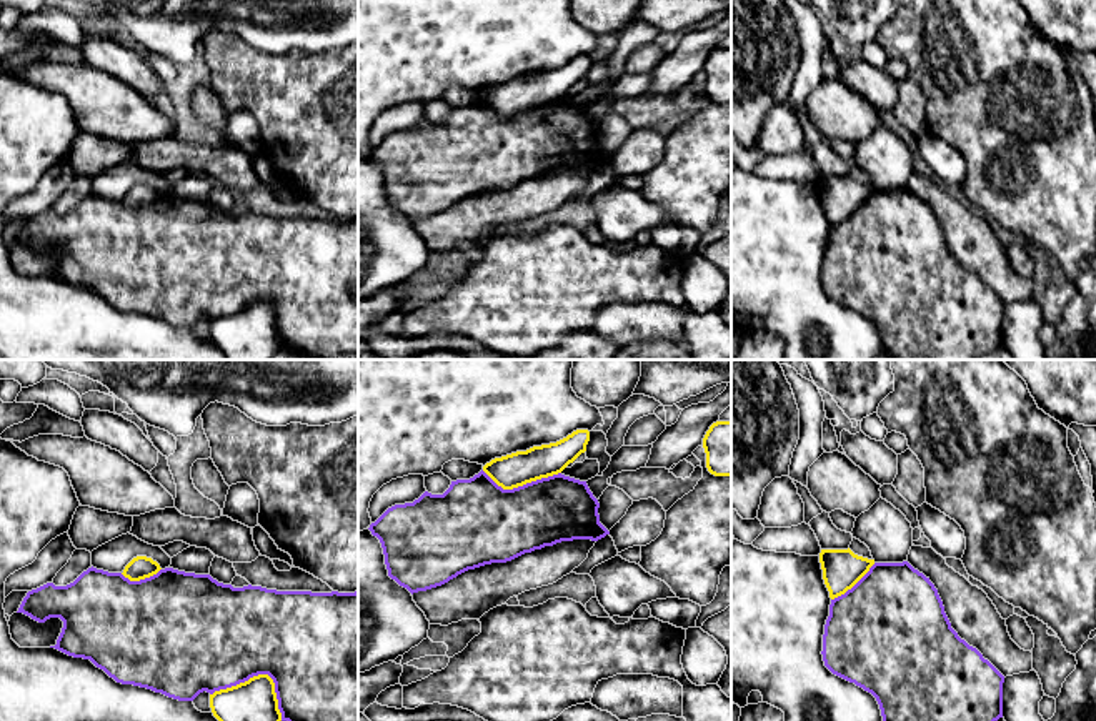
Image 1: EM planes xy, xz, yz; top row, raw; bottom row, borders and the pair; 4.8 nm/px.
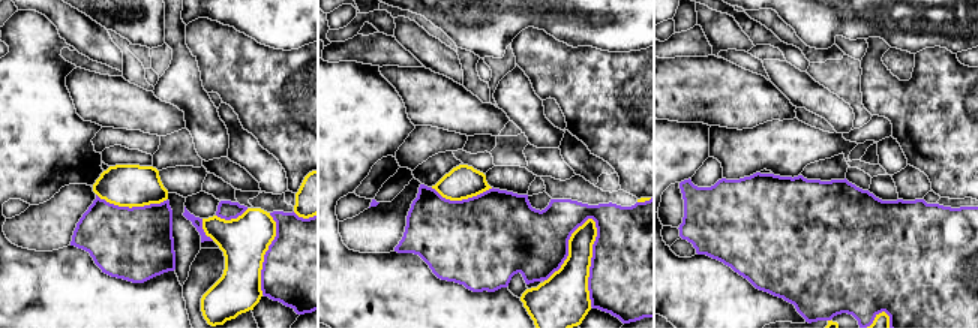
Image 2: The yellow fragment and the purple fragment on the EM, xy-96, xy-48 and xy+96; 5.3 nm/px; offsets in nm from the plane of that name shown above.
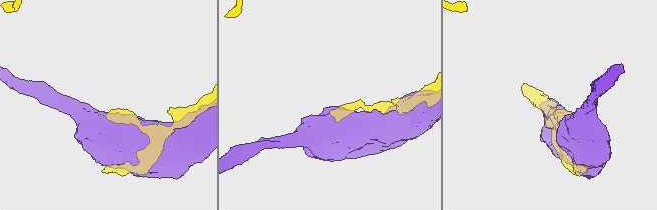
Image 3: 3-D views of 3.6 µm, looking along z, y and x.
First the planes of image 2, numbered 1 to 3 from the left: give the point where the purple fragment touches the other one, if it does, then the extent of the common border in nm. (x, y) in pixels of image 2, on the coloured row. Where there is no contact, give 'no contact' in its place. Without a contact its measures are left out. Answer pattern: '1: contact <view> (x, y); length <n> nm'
1: contact xy-96 (264, 253); length 440 nm
2: contact xy-48 (590, 261); length 480 nm
3: contact xy+96 (876, 316); length 150 nm

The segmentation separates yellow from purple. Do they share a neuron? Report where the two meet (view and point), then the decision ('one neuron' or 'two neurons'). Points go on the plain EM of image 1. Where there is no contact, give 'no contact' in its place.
xy (262, 302) | two neurons

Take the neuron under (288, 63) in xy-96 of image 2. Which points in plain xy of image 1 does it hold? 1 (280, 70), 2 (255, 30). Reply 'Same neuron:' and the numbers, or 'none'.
Same neuron: 1

